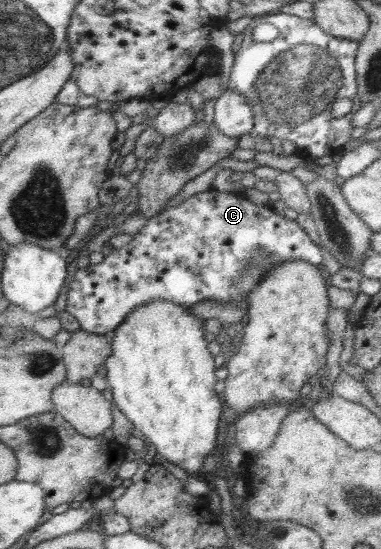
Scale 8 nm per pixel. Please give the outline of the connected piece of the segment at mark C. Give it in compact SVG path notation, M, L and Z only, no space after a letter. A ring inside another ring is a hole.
M214 188L208 191L200 192L186 198L182 203L174 207L168 207L165 211L158 215L150 217L146 224L133 235L133 240L124 246L113 248L111 252L104 257L103 262L99 264L91 264L85 268L78 268L74 274L74 279L68 284L66 310L78 320L80 330L92 334L110 334L113 330L121 325L125 318L137 308L137 306L145 305L150 301L162 299L163 301L173 302L183 307L190 307L201 300L217 300L218 302L230 302L231 306L238 308L248 308L247 294L254 288L261 278L276 265L284 261L306 261L315 267L322 262L322 250L320 245L316 245L312 239L295 220L288 219L280 214L274 213L272 208L267 204L256 205L250 201L245 195L236 192L220 192Z

